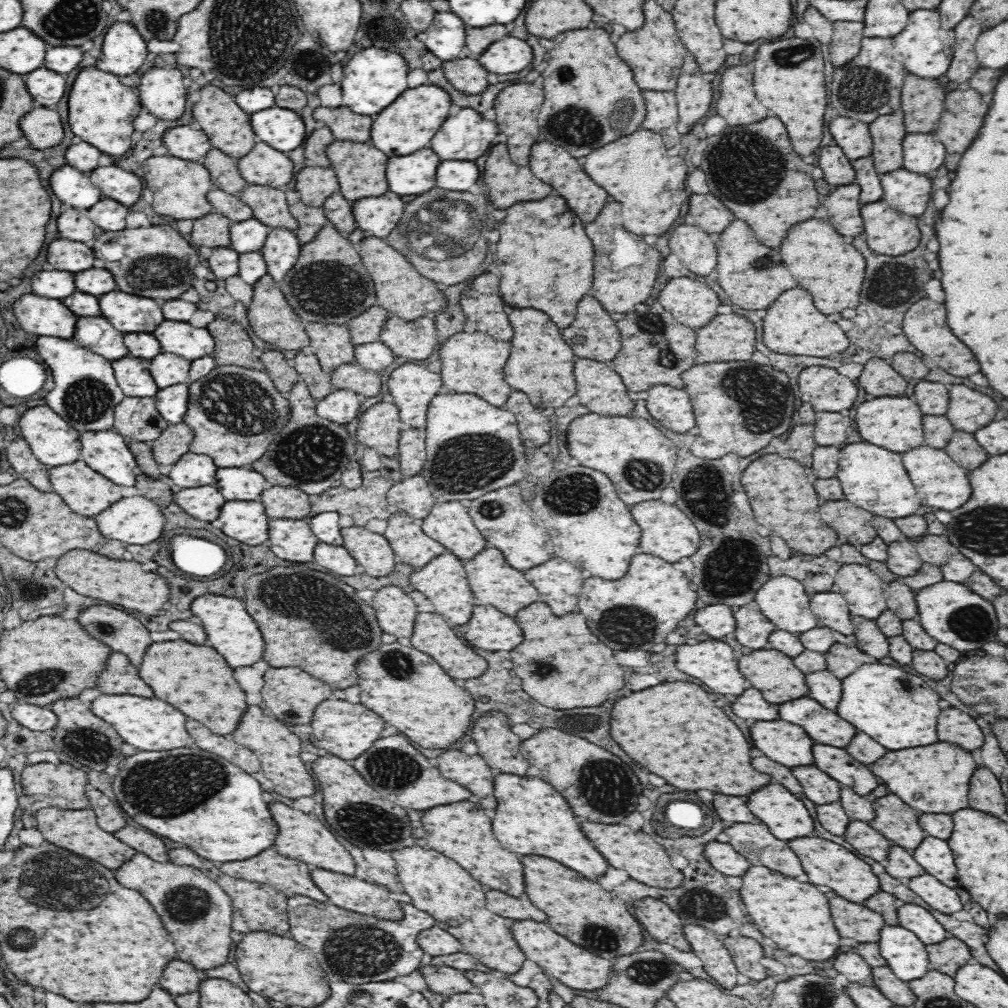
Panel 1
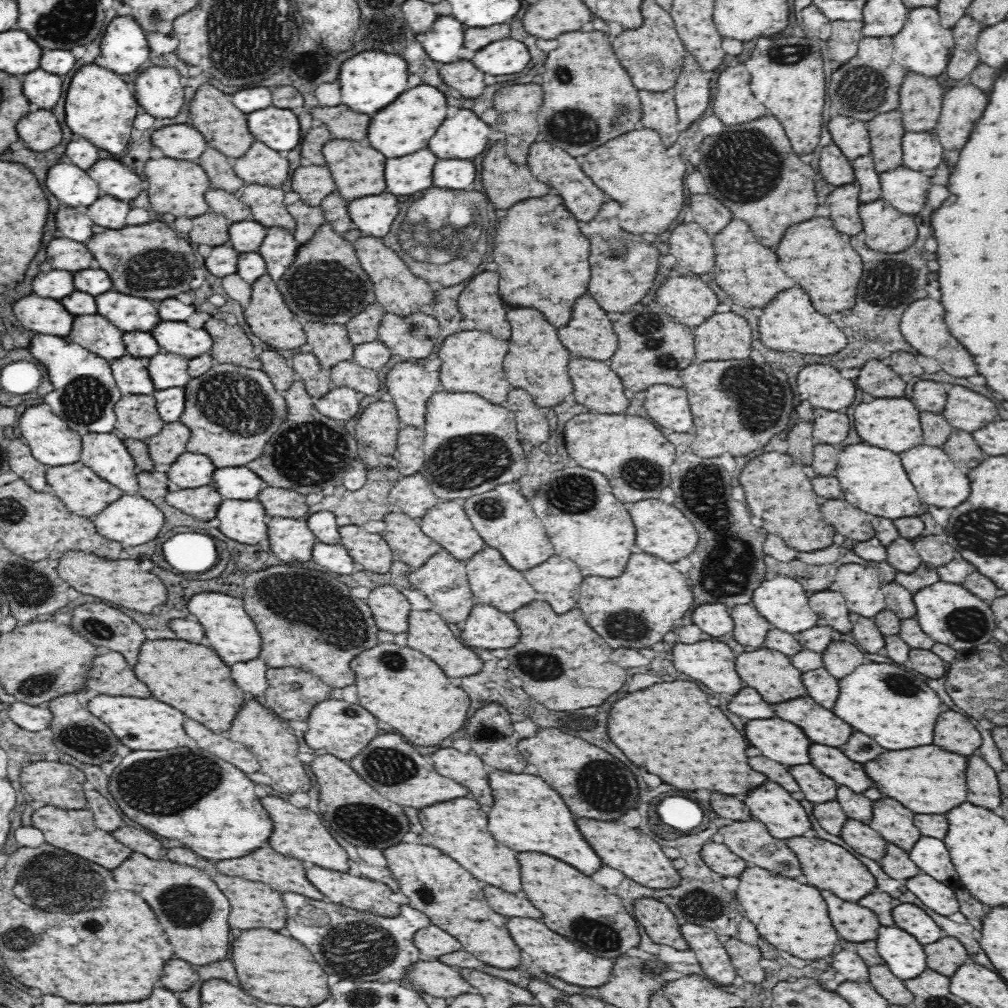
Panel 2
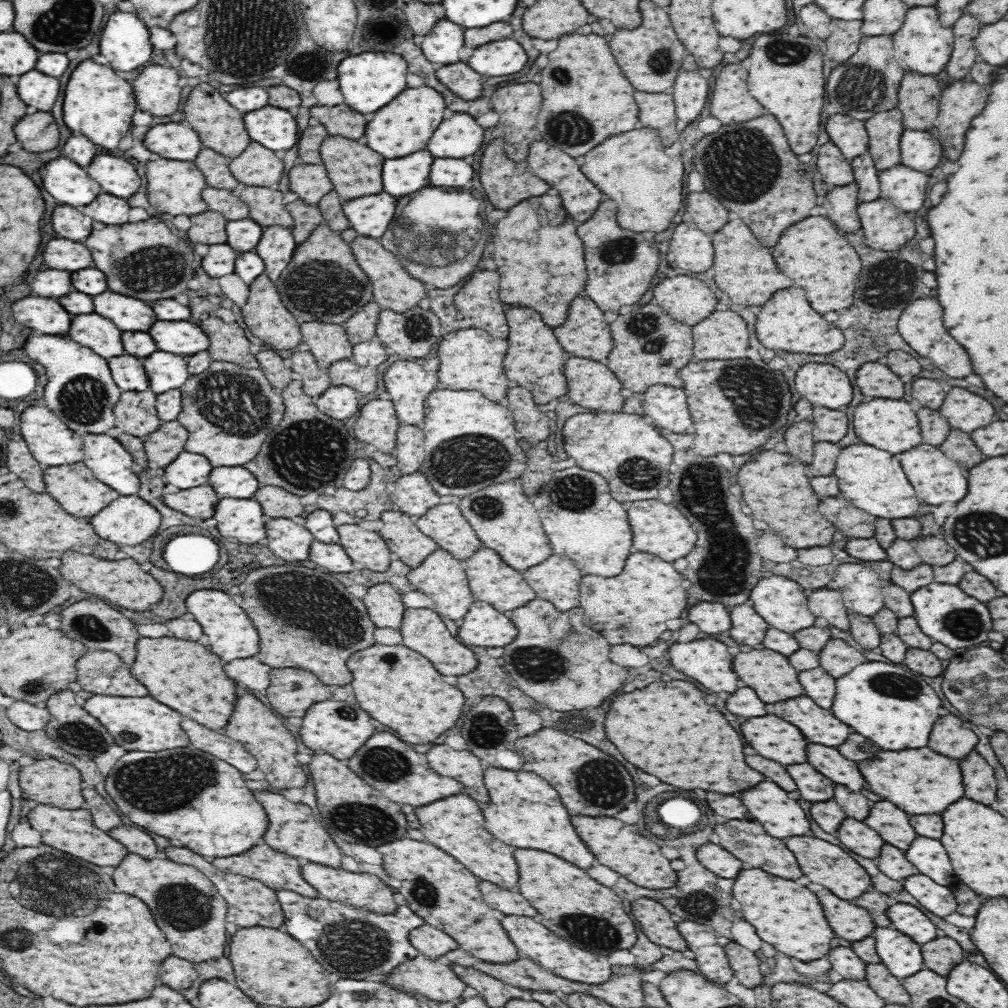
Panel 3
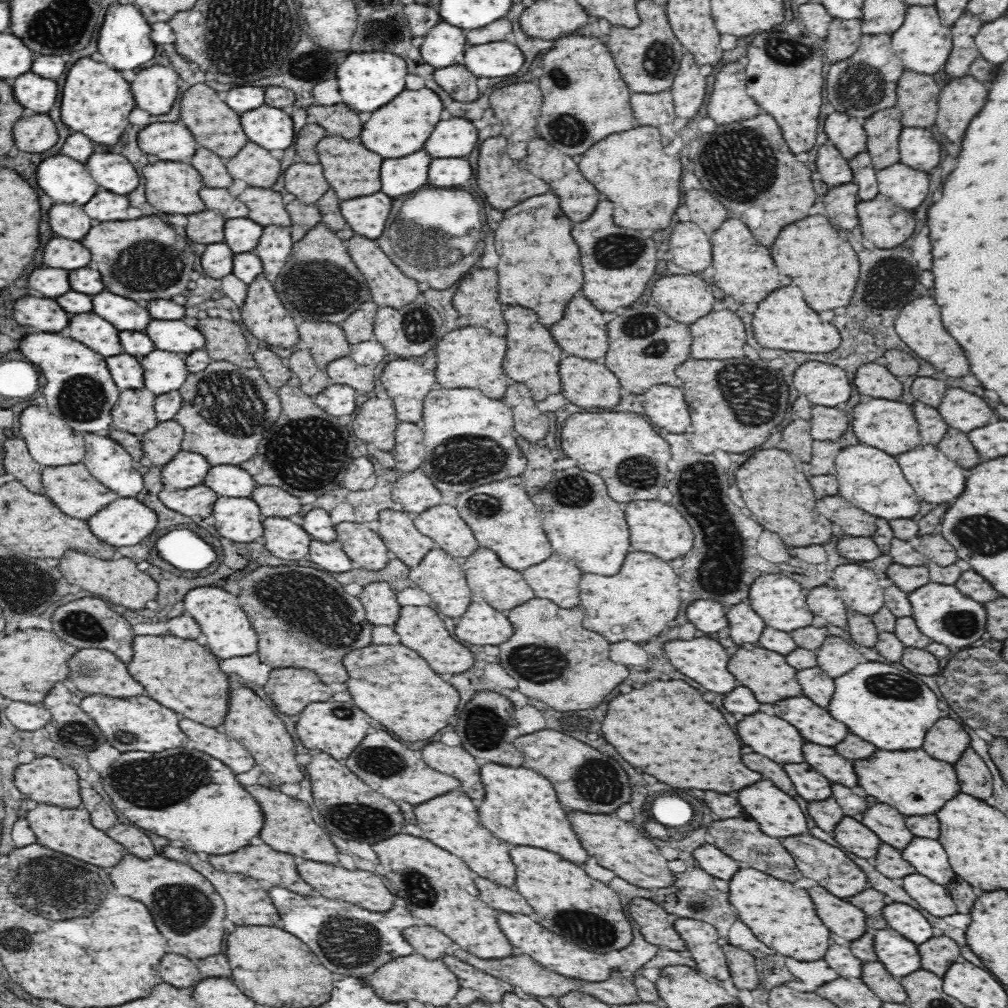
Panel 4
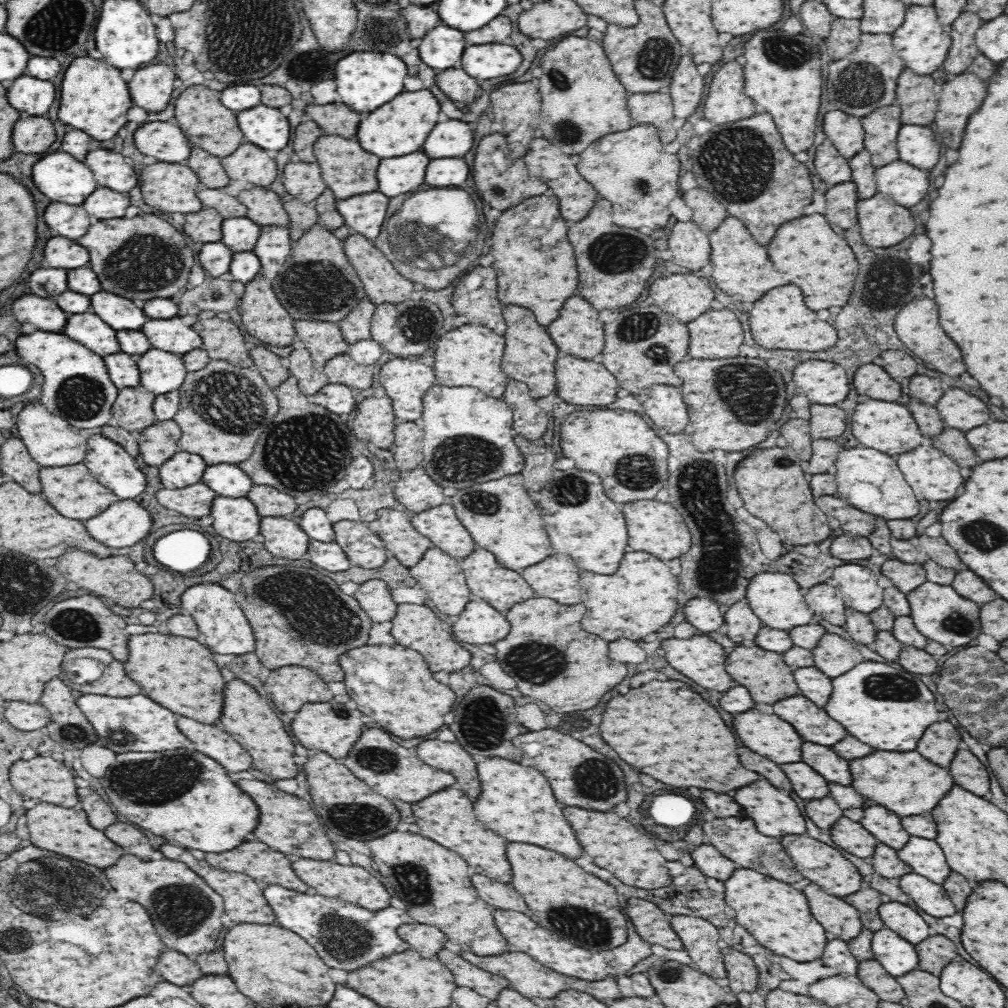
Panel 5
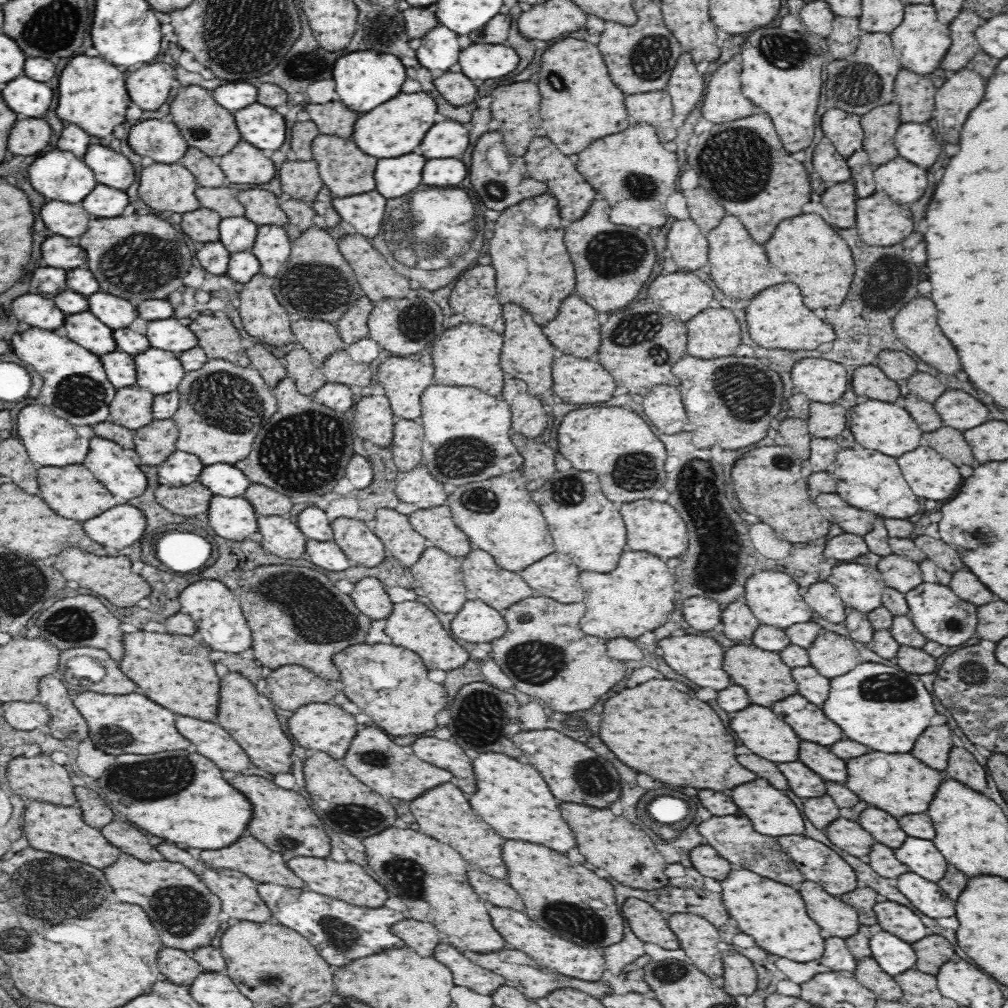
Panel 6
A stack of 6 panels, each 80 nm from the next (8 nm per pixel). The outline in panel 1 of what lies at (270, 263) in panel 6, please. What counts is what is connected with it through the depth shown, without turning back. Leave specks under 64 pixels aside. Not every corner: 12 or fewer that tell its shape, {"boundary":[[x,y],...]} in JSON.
{"boundary":[[271,228],[260,252],[280,281],[296,264],[295,231]]}

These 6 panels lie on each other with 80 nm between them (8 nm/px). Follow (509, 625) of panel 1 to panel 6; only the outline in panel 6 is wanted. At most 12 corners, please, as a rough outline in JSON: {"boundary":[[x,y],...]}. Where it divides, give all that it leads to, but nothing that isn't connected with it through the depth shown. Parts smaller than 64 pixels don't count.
{"boundary":[[470,597],[450,622],[453,638],[492,642],[506,621]]}

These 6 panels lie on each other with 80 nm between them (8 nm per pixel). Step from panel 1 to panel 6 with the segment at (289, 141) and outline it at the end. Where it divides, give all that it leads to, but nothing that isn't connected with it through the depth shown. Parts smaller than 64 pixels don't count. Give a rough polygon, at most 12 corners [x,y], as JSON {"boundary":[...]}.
{"boundary":[[250,104],[233,112],[242,140],[278,150],[286,121],[276,110]]}

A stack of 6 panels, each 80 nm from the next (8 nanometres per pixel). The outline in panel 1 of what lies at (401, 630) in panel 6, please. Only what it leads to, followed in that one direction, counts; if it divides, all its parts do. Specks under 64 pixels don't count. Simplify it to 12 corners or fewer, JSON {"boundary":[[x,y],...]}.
{"boundary":[[436,612],[416,614],[410,642],[452,678],[478,678],[486,659]]}

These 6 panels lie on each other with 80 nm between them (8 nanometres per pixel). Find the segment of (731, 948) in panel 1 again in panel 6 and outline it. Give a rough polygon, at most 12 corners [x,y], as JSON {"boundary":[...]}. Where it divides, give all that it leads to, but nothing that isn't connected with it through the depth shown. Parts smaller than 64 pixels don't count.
{"boundary":[[722,952],[722,987],[733,997],[757,989],[753,962]]}

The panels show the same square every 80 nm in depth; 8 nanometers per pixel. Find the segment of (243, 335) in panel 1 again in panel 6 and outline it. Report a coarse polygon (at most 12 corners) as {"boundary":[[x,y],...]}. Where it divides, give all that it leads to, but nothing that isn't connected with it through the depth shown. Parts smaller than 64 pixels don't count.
{"boundary":[[197,314],[188,328],[209,359],[249,366],[230,318]]}

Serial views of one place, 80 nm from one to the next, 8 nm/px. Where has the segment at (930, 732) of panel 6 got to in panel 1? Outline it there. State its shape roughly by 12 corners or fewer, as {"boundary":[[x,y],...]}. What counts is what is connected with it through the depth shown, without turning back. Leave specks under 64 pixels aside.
{"boundary":[[951,706],[938,716],[938,740],[971,751],[984,735]]}

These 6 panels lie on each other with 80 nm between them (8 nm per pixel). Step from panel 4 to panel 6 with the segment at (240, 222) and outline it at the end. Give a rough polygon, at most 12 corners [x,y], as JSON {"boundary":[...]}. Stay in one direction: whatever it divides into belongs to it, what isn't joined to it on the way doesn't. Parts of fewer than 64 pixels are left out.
{"boundary":[[224,218],[220,242],[231,253],[250,251],[258,226]]}

